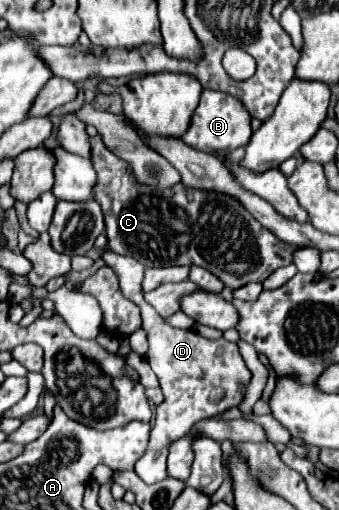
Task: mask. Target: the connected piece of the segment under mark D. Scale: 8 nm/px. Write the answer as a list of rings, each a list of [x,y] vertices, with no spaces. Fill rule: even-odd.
[[[106,250],[102,254],[102,260],[120,276],[122,294],[128,300],[132,300],[136,306],[140,306],[142,328],[148,332],[148,342],[150,342],[146,360],[156,372],[160,388],[164,392],[164,402],[156,408],[156,422],[150,430],[148,450],[134,466],[134,472],[140,476],[140,480],[144,480],[146,484],[156,484],[166,478],[168,446],[176,438],[186,436],[198,420],[218,416],[228,408],[236,408],[246,394],[252,372],[246,368],[244,358],[234,342],[228,342],[224,338],[208,340],[194,330],[180,330],[168,326],[156,314],[156,310],[144,300],[144,292],[140,286],[144,276],[144,266],[136,262],[136,258],[120,256],[114,254],[112,250]]]

